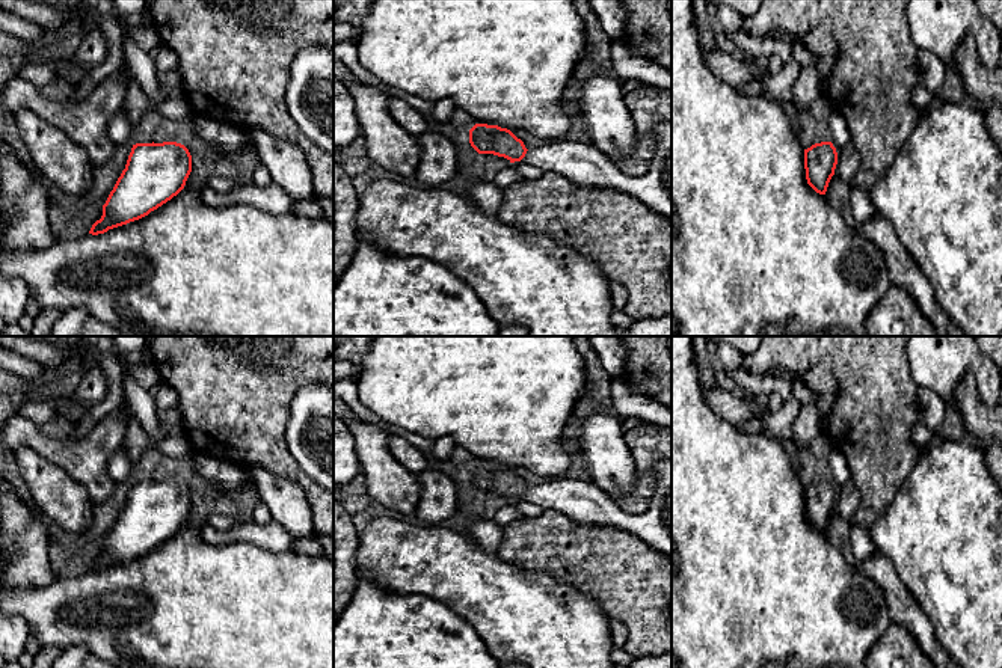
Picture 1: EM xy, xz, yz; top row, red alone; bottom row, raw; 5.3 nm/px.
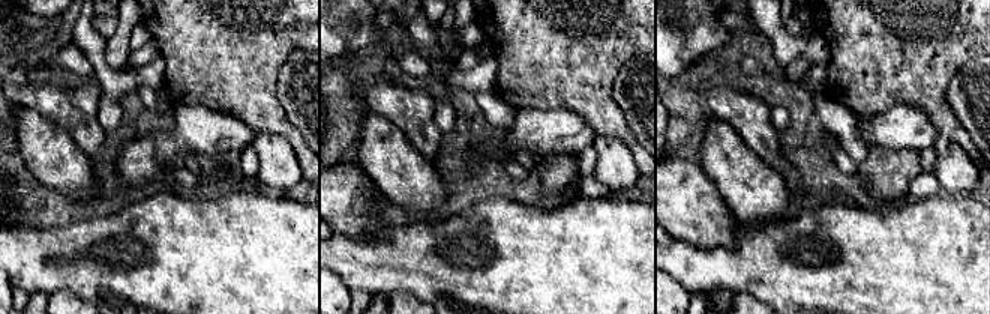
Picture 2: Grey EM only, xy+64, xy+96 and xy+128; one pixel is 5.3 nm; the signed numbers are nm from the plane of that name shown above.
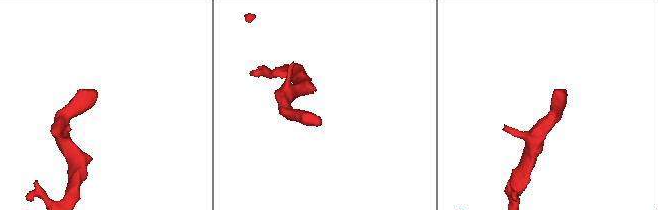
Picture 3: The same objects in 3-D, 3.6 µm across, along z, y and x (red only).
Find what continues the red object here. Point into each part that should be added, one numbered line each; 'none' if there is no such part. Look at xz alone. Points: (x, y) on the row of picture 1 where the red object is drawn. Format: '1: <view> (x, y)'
1: xz (581, 163)

